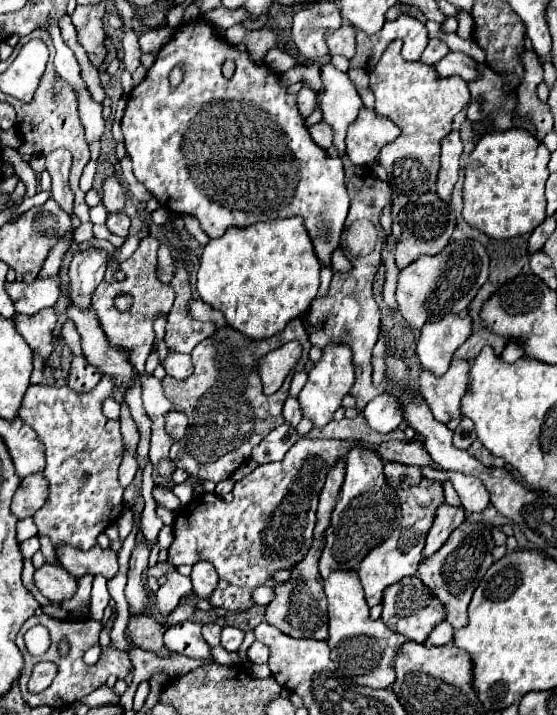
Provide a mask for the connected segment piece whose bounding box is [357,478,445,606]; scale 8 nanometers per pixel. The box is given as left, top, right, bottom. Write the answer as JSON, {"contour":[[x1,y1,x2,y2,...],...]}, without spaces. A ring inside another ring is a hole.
{"contour":[[423,478,421,484,397,490,397,498,401,502,401,516,403,516,397,532,393,532,393,536,389,536,387,540,383,540,383,544,373,548,373,552,369,552,357,568,369,606,381,604,383,590,389,584,395,584,395,582,401,582,403,578,415,576,415,572,419,568,419,562,421,562,421,552,425,548,427,532,429,532,429,528,435,520,435,512,445,502,443,484,439,484,435,480,427,480,427,478]]}

